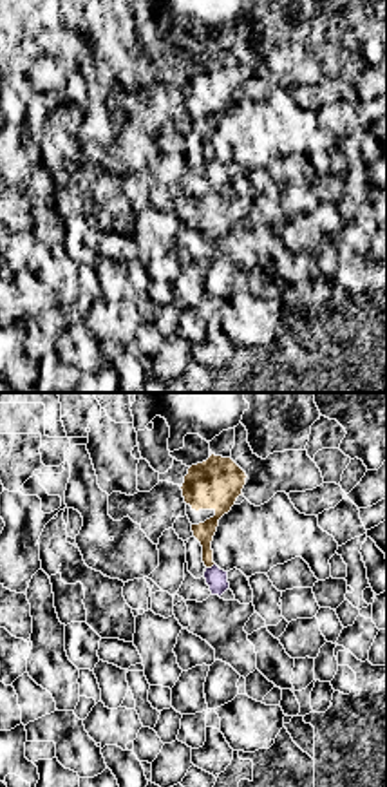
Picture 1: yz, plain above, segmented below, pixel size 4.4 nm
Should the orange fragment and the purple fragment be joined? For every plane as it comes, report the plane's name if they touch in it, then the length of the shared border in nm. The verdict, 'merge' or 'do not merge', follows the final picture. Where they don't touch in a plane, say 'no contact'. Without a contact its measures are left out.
contact in yz; length 50 nm

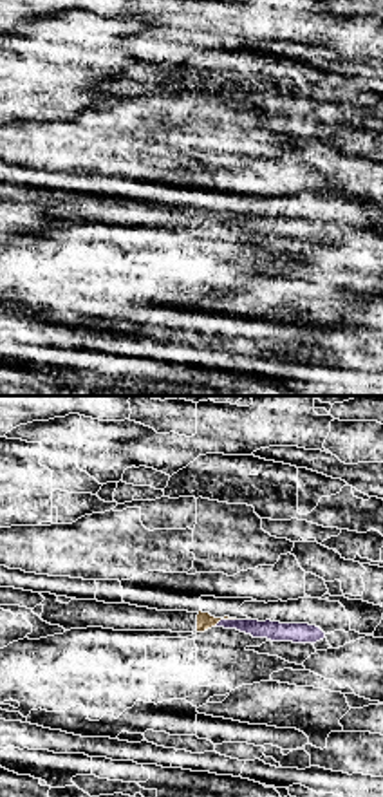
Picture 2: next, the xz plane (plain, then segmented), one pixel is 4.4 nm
contact in xz; length 110 nm

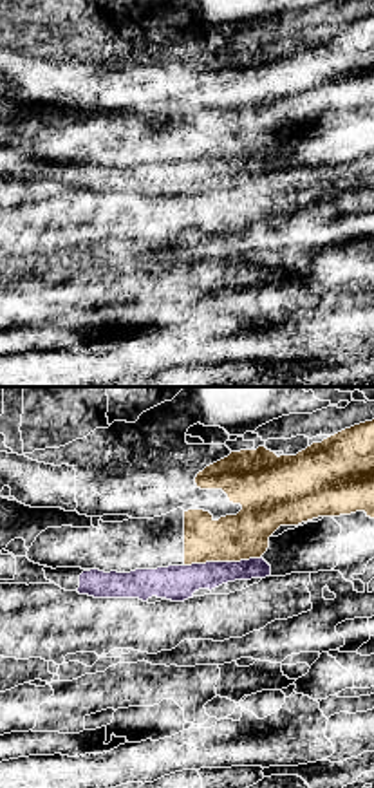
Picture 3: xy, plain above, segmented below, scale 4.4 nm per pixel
contact in xy; length 340 nm

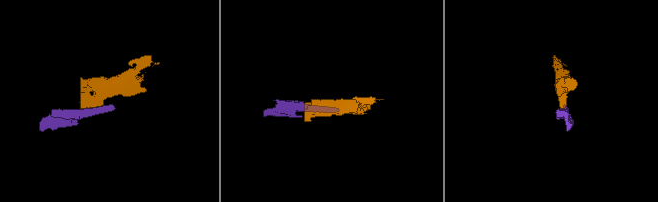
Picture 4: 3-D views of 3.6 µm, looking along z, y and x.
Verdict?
do not merge

